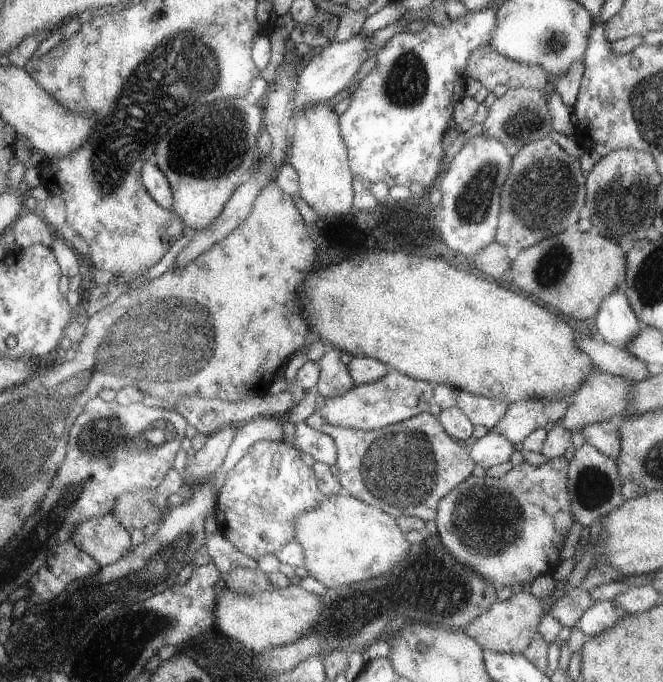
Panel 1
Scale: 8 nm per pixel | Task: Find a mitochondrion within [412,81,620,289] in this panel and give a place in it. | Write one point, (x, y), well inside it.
(544, 197)

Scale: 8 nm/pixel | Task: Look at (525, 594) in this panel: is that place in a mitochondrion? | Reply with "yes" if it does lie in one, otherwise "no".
no

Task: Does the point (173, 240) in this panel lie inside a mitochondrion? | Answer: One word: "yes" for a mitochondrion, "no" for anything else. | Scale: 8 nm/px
no

